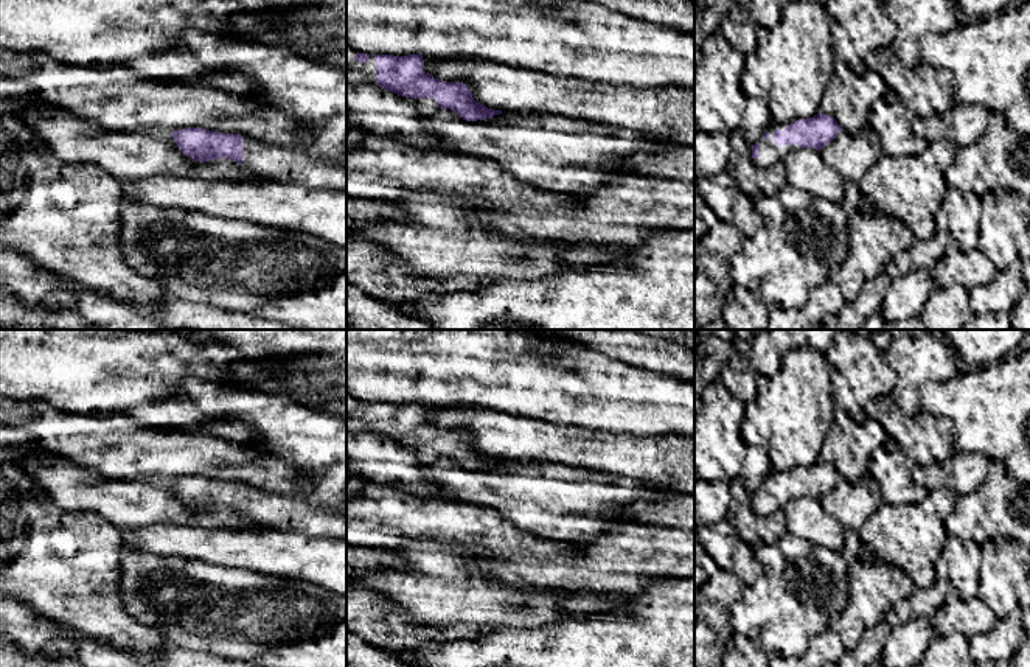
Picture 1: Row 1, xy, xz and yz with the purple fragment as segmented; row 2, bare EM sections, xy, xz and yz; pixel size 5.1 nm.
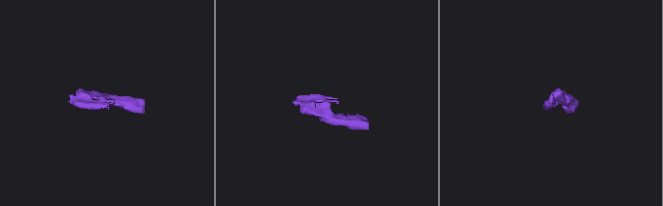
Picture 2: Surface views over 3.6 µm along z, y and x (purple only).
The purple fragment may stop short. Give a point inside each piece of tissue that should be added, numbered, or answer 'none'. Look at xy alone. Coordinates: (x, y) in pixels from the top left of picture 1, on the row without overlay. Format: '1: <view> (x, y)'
1: xy (277, 512)

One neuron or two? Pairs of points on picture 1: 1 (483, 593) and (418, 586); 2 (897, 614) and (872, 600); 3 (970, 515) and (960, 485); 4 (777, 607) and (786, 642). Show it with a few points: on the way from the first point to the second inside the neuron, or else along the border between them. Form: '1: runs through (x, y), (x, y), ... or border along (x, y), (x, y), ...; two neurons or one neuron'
1: runs through (468, 593), (434, 593); one neuron
2: border along (915, 586), (906, 597), (894, 602), (883, 619); two neurons
3: border along (988, 468), (984, 479), (973, 490), (957, 496); two neurons
4: runs through (782, 616), (786, 633); one neuron

